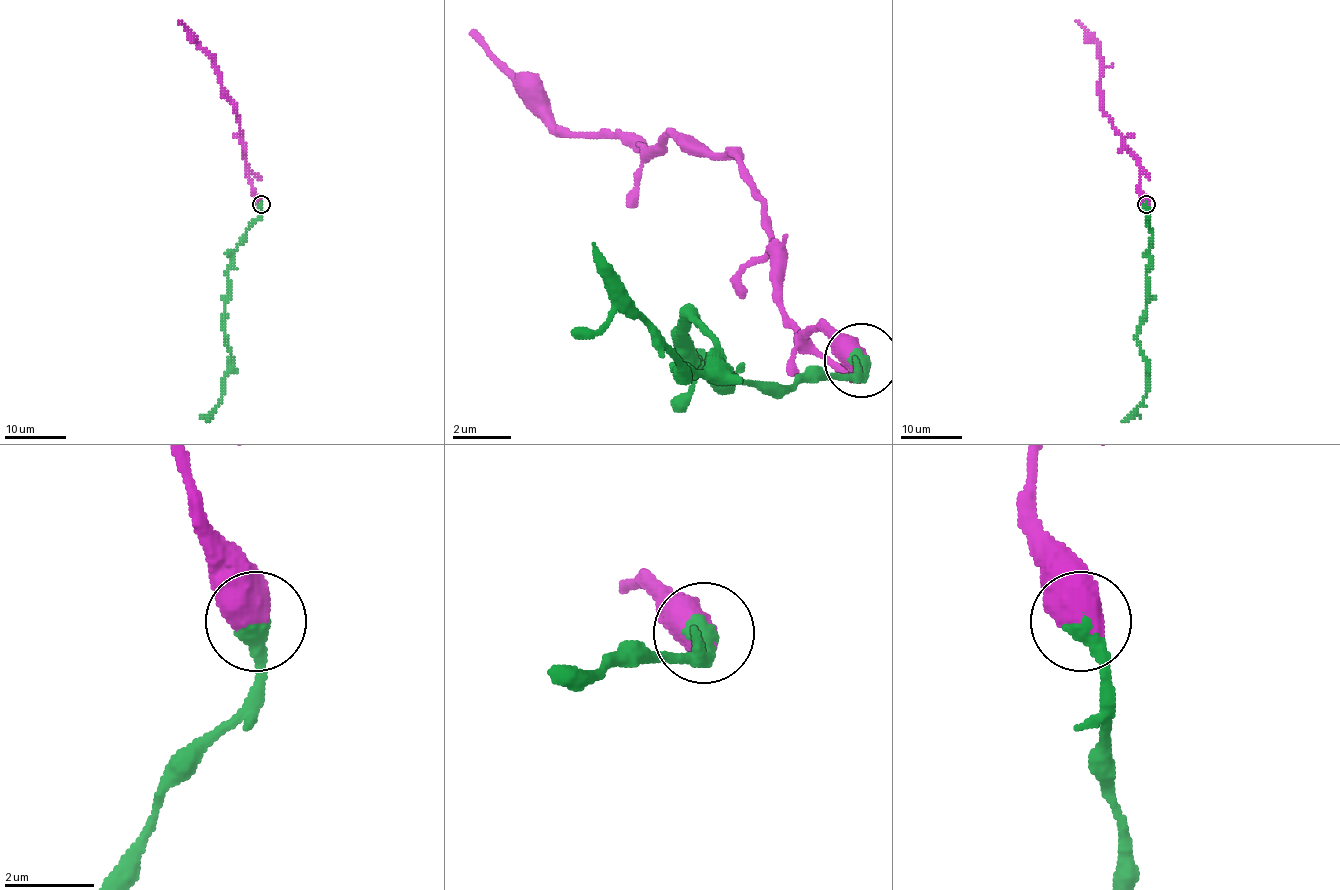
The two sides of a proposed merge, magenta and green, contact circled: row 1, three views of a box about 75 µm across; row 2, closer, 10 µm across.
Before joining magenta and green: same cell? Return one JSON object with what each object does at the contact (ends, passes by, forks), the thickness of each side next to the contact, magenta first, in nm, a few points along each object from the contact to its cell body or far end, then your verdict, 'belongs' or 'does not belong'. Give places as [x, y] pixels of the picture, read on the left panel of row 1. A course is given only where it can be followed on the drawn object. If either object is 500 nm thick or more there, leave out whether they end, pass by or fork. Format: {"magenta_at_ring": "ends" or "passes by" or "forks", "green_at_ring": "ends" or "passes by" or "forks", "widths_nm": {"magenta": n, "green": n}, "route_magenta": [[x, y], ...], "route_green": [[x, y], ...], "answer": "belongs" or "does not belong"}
{"widths_nm": {"magenta": 800, "green": 400}, "route_magenta": [[260, 205], [260, 197], [254, 191], [239, 116], [221, 84], [216, 61], [181, 20]], "route_green": [[260, 205], [260, 216], [246, 231], [227, 272], [224, 330], [230, 362], [219, 405], [205, 420]], "answer": "belongs"}

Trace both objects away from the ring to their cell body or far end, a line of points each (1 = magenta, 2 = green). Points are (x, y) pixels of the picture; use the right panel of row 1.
1: (1145, 205), (1145, 197), (1139, 191), (1141, 168), (1137, 159), (1102, 109), (1099, 46), (1076, 20)
2: (1145, 205), (1151, 238), (1147, 310), (1137, 344), (1145, 362), (1148, 390), (1139, 405), (1121, 420)

